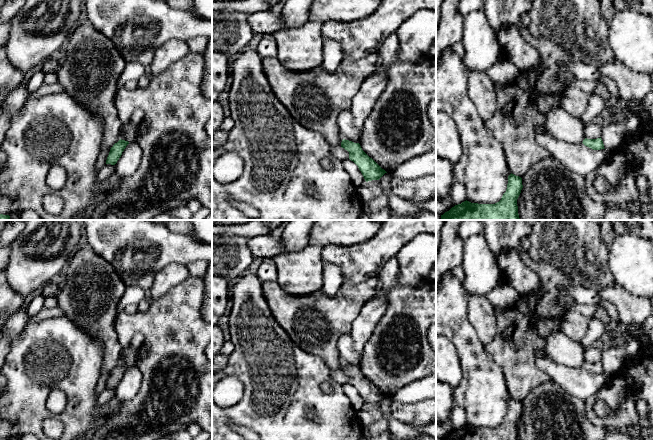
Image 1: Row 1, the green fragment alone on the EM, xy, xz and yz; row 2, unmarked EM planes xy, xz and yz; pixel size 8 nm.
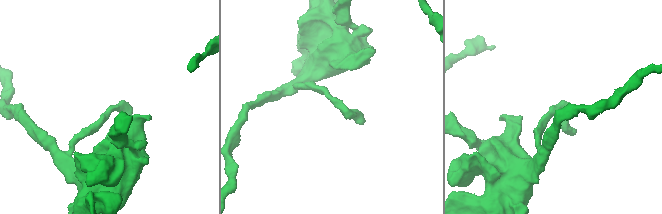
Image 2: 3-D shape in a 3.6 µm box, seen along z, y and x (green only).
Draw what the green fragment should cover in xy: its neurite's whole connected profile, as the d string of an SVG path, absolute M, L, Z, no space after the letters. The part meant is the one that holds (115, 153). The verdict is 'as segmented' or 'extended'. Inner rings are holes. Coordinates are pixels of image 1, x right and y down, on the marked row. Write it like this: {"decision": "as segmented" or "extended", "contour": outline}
{"decision": "as segmented", "contour": "M122 139L115 143L110 149L109 155L106 160L106 164L115 165L128 144L128 141Z"}

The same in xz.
{"decision": "as segmented", "contour": "M343 139L341 147L349 152L349 159L358 166L366 182L379 180L387 173L362 150L359 143Z"}

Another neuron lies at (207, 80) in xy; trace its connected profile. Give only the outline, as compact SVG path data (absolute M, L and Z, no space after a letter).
M212 38L208 41L204 57L205 74L203 78L202 90L205 97L212 98Z

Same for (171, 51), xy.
M171 39L156 49L149 68L154 75L159 74L189 51L186 41Z

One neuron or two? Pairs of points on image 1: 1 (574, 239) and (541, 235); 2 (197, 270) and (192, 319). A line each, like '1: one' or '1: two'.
1: one
2: two

